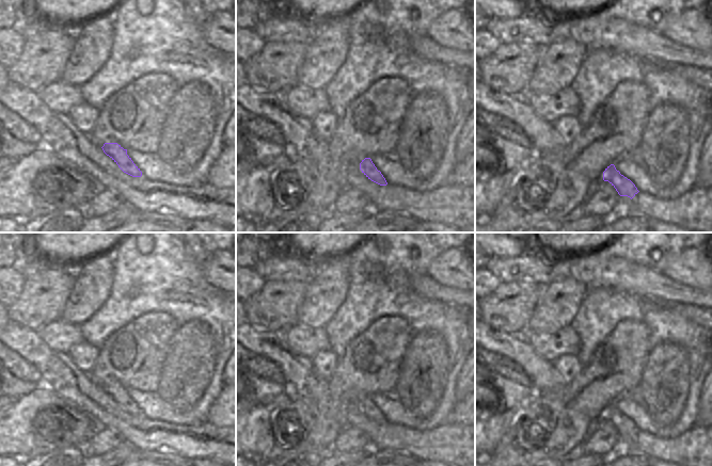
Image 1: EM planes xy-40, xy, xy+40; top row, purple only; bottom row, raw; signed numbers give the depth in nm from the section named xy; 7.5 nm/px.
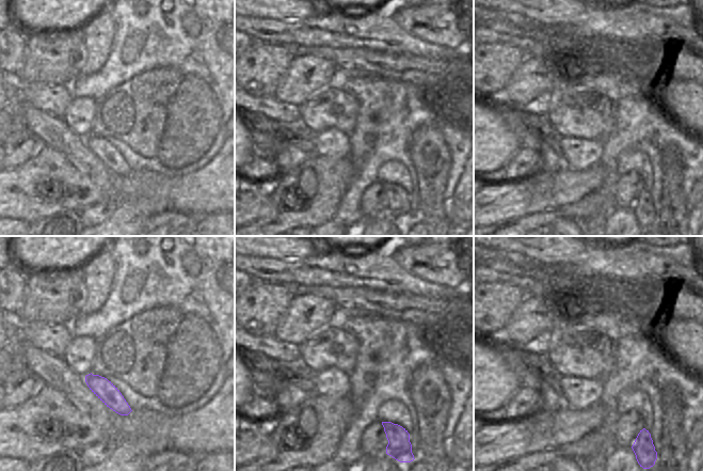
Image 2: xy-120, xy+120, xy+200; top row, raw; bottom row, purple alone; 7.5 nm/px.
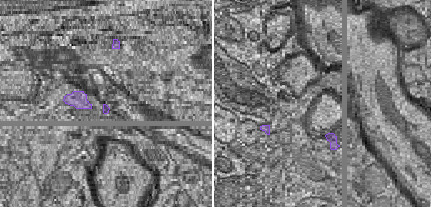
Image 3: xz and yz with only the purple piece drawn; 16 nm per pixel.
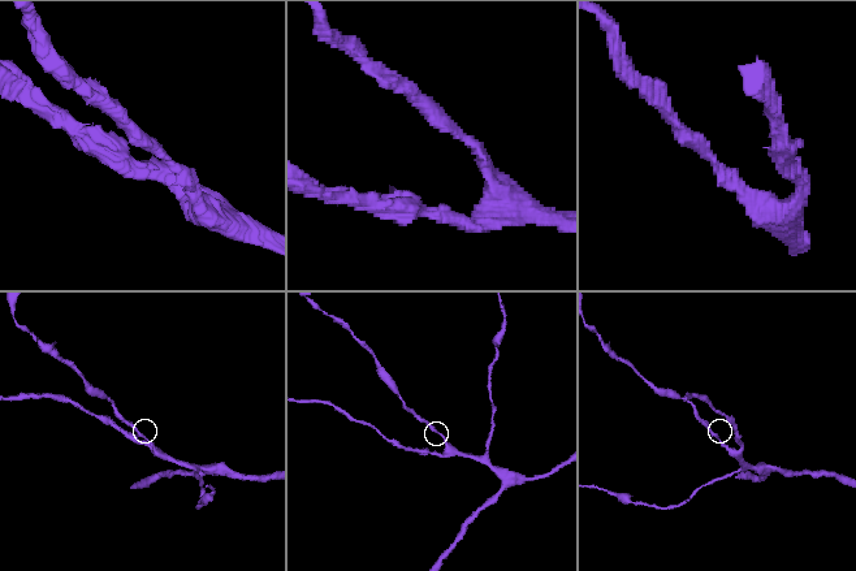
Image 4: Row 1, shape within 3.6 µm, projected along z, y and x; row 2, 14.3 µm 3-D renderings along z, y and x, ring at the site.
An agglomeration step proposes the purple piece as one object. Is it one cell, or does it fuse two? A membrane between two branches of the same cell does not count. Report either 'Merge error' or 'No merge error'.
No merge error.

